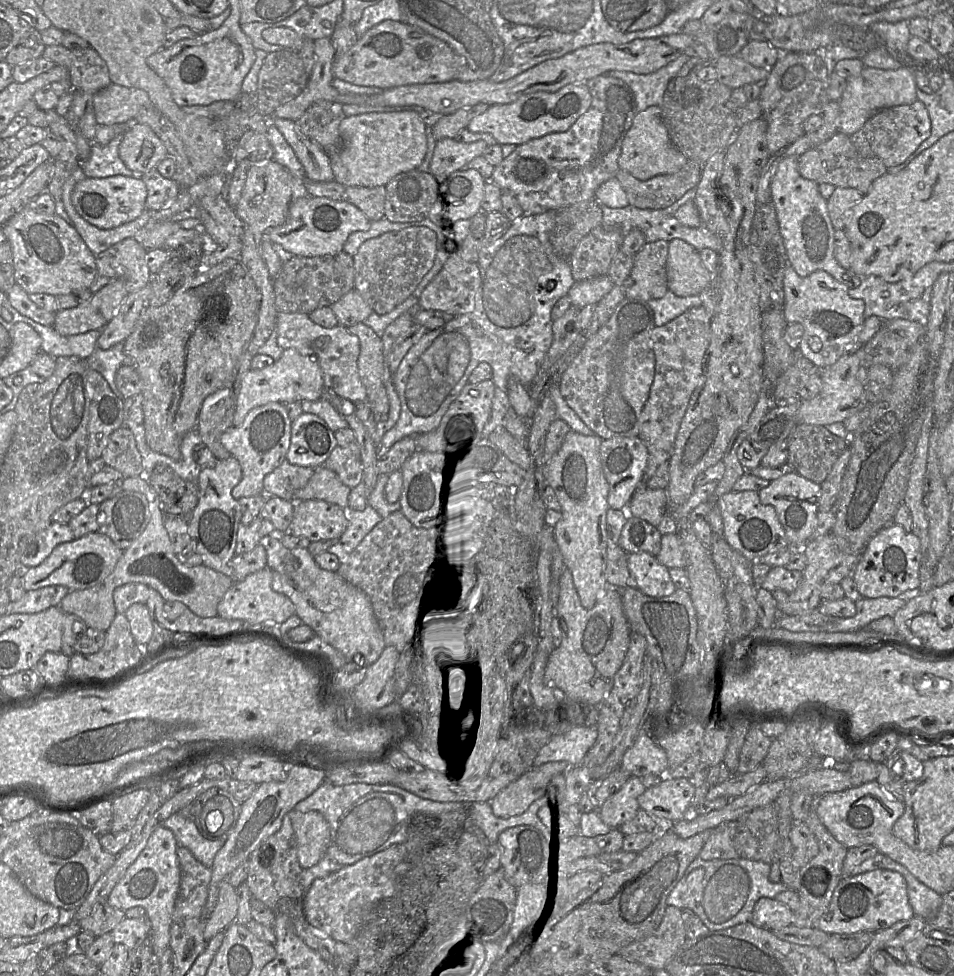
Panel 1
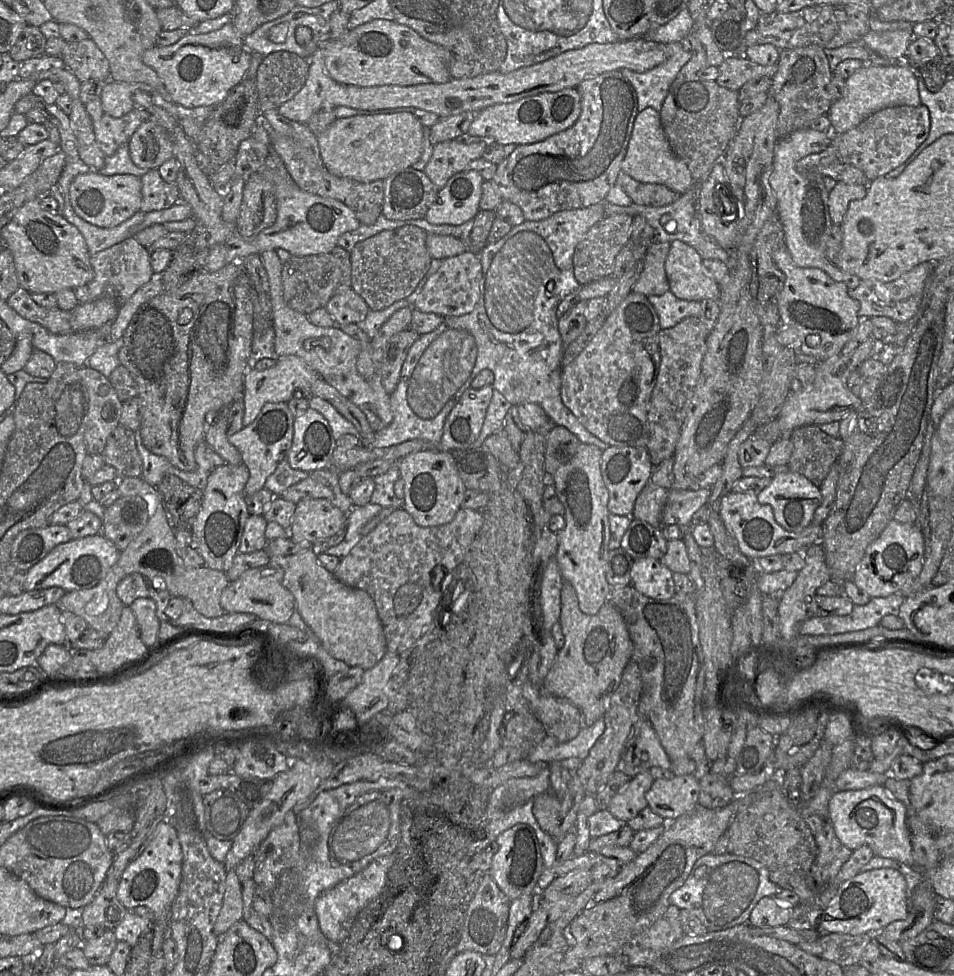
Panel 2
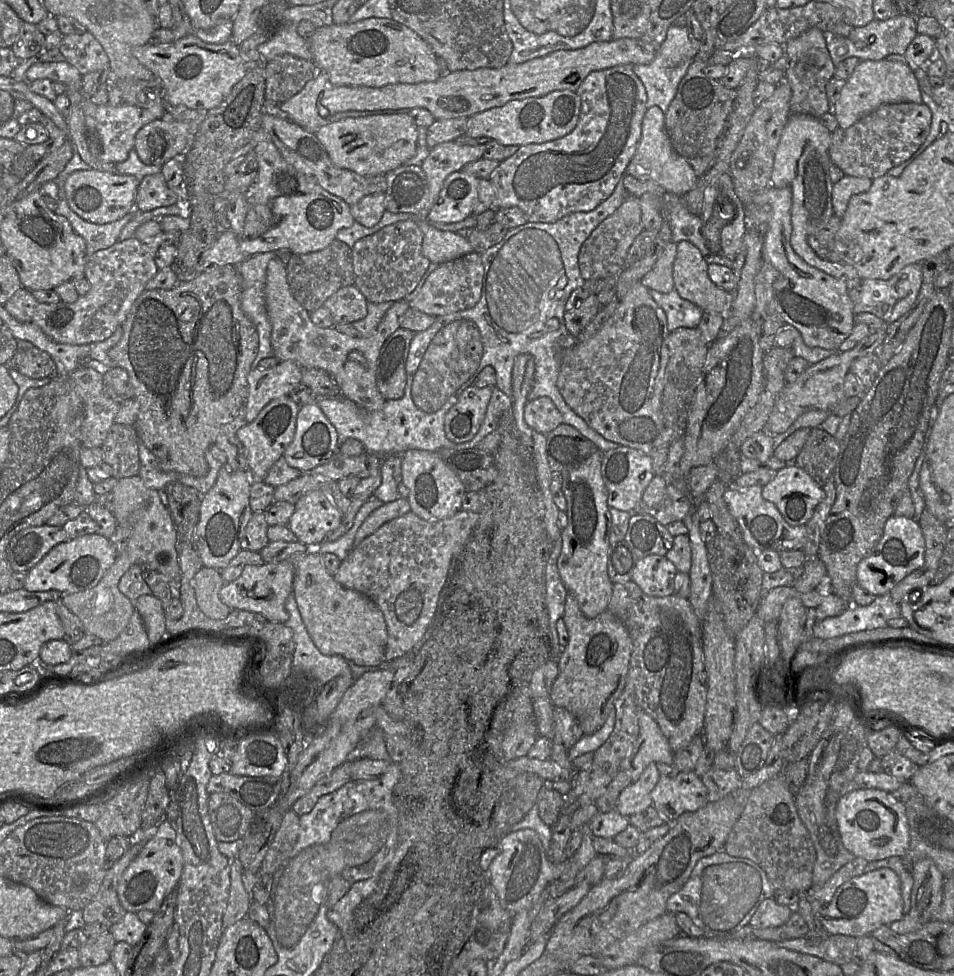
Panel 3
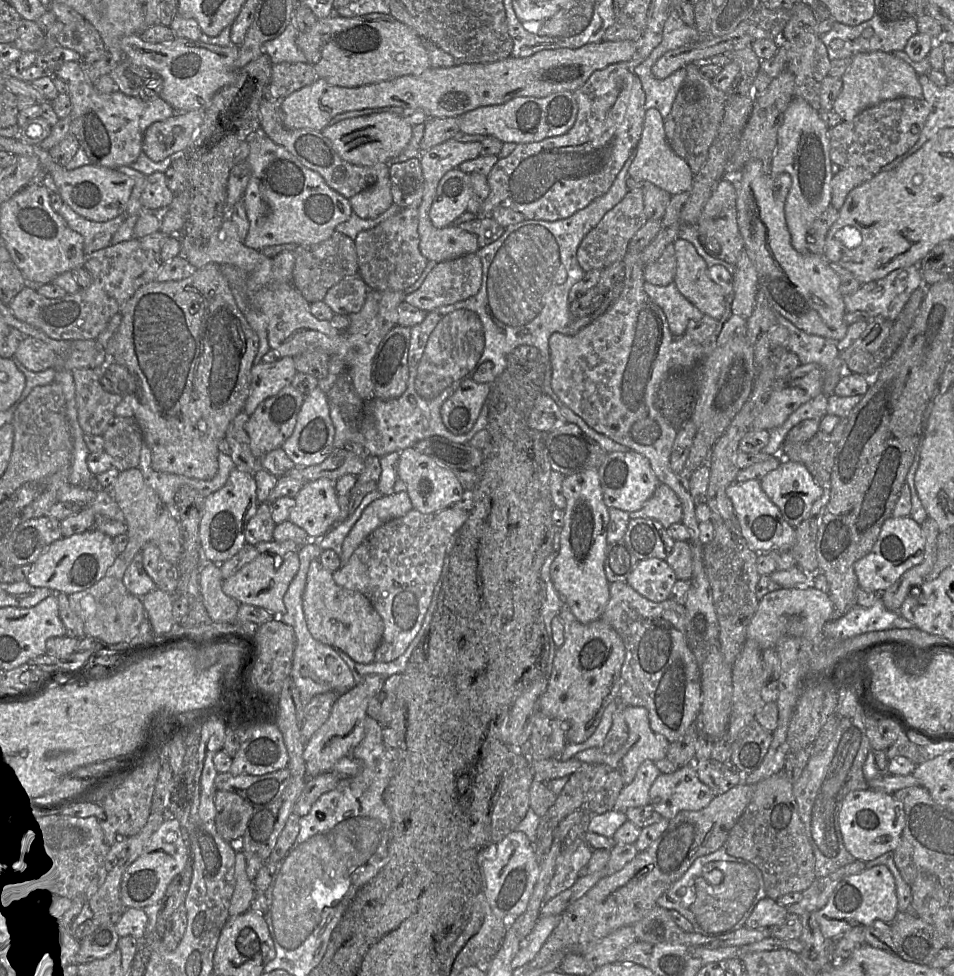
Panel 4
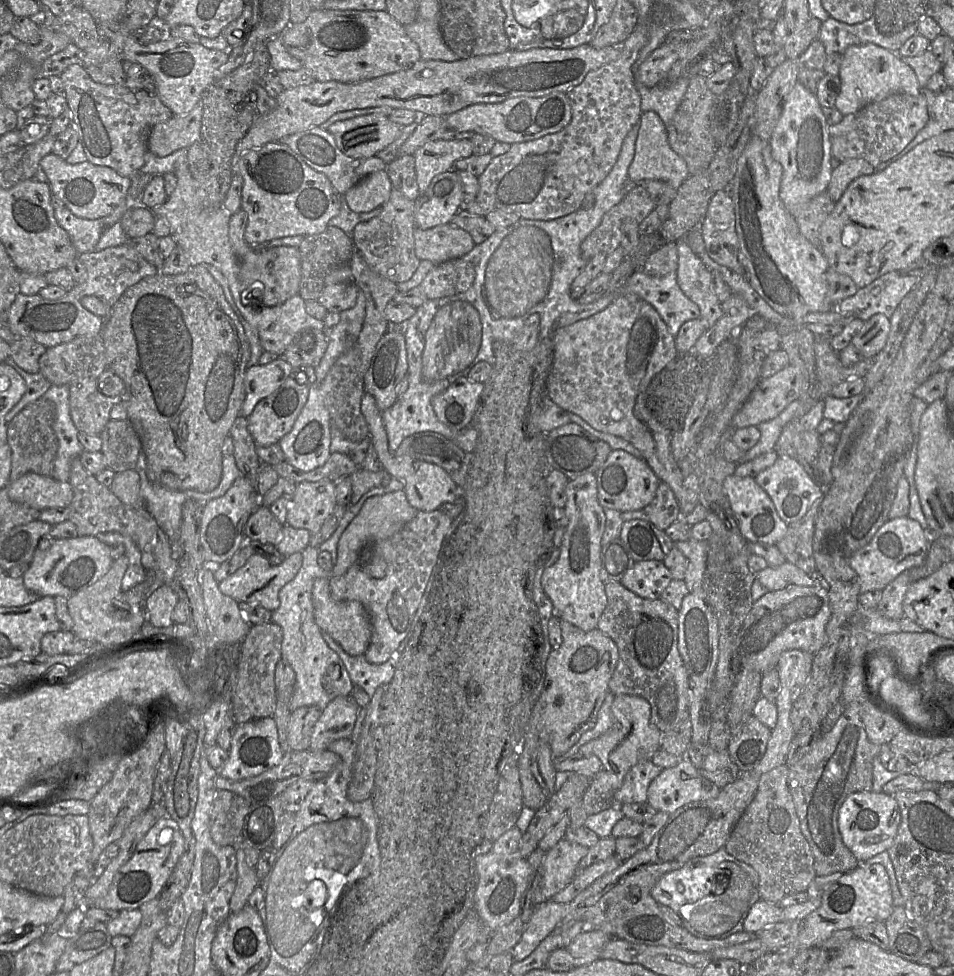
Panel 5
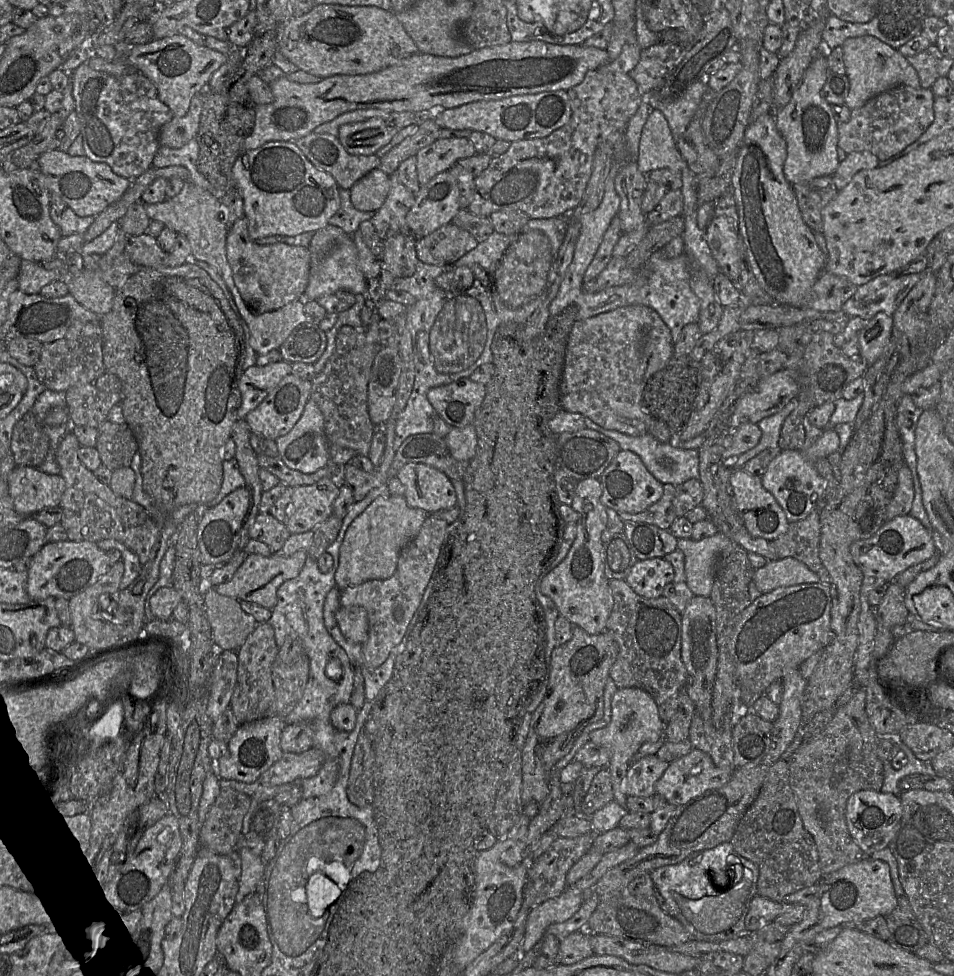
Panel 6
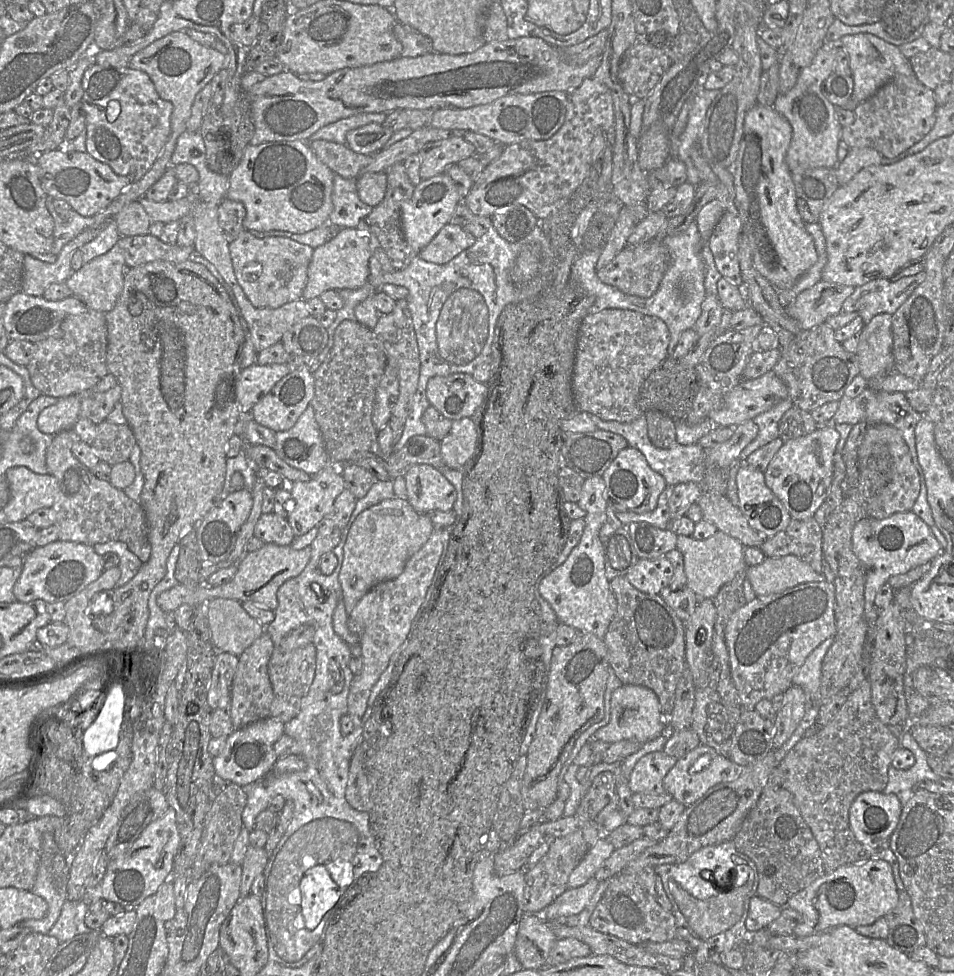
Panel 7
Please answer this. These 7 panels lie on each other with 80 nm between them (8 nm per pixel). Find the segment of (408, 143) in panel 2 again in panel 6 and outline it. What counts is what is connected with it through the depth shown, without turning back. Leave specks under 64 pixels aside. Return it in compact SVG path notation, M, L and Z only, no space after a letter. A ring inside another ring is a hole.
M379 117L341 125L338 140L351 155L372 155L388 144L399 130Z

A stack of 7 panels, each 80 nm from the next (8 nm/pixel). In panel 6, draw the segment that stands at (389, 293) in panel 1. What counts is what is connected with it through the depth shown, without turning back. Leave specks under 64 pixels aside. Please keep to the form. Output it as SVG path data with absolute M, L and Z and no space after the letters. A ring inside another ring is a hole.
M394 173L389 176L390 190L385 202L371 219L359 225L358 232L372 254L394 278L407 278L414 274L419 261L415 250L416 238L406 222L415 194L400 183Z

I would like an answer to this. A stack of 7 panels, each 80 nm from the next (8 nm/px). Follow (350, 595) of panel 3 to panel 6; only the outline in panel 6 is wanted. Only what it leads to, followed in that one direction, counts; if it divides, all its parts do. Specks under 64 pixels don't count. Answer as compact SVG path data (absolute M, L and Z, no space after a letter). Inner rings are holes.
M342 606L335 613L343 636L352 643L364 644L369 637L366 611L359 606Z

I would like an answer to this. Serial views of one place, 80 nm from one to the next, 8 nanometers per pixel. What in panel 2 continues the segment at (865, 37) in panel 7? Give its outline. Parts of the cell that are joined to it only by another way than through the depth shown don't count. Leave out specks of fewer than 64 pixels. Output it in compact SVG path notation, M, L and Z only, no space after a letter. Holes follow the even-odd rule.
M906 64L863 65L845 80L843 95L830 106L828 117L831 121L831 132L835 135L843 134L871 114L887 107L921 104L917 77Z

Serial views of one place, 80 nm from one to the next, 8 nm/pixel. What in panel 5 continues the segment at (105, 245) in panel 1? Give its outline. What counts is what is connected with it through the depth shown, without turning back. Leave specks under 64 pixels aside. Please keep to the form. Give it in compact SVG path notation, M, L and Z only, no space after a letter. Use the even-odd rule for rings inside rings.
M127 200L109 216L100 219L83 219L74 215L66 206L54 210L57 223L68 233L79 254L97 251L96 246L103 232L120 221L127 210Z

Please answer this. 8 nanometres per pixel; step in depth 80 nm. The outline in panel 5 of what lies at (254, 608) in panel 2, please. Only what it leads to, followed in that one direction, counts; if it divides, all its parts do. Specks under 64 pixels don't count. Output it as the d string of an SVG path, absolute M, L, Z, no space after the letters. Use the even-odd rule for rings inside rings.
M295 552L283 557L280 564L272 564L266 557L254 553L243 567L225 580L219 582L218 587L224 595L231 597L238 603L245 602L251 606L261 606L273 612L280 605L280 590L296 576L301 564L301 552Z

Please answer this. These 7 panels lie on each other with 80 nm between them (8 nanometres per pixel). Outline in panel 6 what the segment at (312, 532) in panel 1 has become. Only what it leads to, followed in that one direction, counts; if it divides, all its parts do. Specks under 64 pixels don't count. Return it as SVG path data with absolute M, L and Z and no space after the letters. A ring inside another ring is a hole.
M328 476L313 484L291 487L290 508L285 521L289 532L299 534L314 530L332 515L340 483L335 476Z

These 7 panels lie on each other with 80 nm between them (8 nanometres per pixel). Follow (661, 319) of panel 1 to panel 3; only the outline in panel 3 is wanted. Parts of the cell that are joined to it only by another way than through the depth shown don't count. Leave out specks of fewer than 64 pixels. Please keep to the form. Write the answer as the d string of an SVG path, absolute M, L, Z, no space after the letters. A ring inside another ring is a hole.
M675 288L668 293L649 290L649 294L656 304L664 310L670 332L680 327L698 327L703 310L694 303L682 298Z

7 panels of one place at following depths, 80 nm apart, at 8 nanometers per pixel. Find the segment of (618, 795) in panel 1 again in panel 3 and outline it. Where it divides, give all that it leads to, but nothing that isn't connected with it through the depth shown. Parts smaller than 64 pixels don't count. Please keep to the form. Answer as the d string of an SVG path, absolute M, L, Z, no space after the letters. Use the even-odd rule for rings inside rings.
M650 763L641 776L619 795L615 809L623 816L641 812L652 805L651 792L660 778L656 763Z

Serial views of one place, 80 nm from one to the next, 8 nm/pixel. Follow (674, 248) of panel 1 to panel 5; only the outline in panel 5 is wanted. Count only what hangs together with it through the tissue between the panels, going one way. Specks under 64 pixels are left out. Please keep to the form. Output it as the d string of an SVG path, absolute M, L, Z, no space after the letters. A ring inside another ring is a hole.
M678 240L677 282L685 295L700 309L701 318L707 327L712 327L723 315L722 302L714 285L713 272L684 241Z

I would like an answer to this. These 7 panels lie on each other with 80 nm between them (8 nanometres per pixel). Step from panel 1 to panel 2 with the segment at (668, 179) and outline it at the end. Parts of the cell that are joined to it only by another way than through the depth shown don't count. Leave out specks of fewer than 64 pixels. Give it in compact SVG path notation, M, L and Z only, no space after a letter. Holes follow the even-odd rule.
M620 171L616 184L629 196L632 203L644 206L665 206L674 202L679 194L662 184L638 182Z

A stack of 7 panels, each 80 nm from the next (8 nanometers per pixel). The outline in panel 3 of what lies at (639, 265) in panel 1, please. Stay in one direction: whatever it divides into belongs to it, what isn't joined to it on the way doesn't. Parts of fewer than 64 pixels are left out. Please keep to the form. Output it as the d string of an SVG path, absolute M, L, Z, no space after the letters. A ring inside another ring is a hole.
M669 242L656 260L654 266L642 277L641 284L649 290L668 293L674 288L673 263L677 244Z

